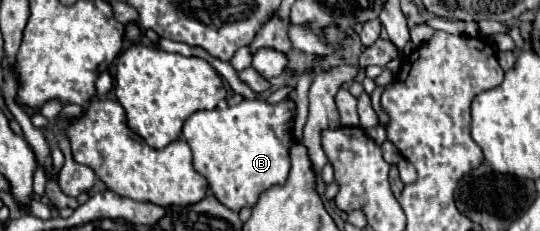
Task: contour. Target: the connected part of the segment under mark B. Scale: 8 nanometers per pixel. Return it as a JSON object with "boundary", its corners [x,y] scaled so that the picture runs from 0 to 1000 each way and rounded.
{"boundary":[[[450,433],[435,459],[369,476],[343,519],[339,597],[357,658],[357,727],[387,788],[394,848],[424,909],[443,918],[446,900],[469,900],[483,831],[502,805],[528,797],[528,736],[535,745],[535,589],[531,563],[543,537],[546,442],[524,433],[517,450],[494,450],[491,433]]]}

